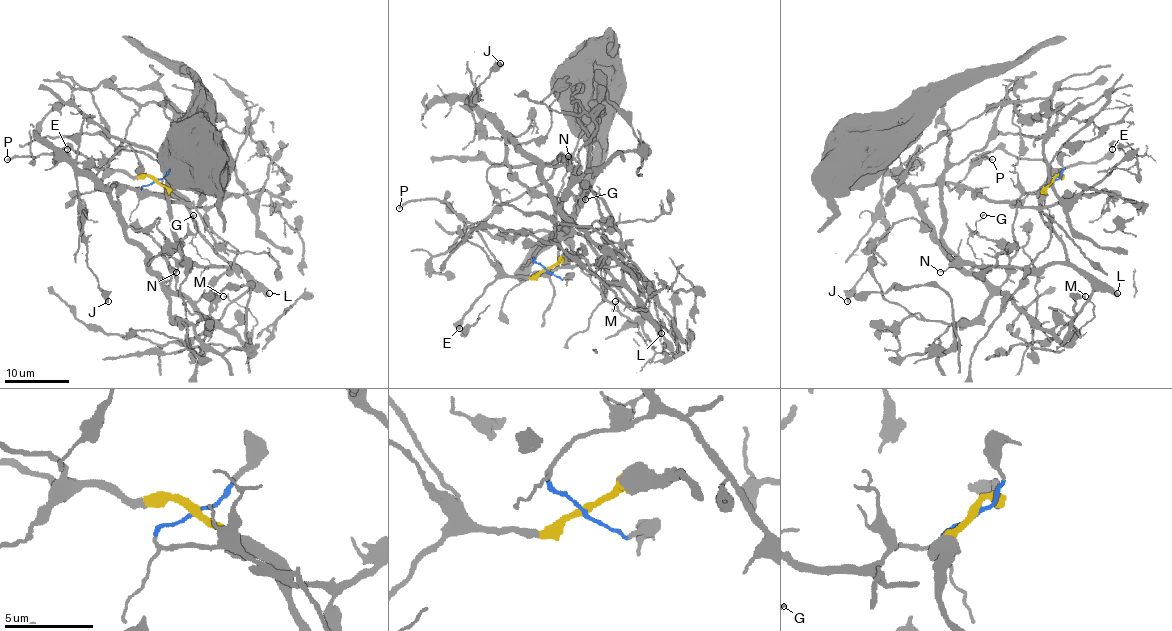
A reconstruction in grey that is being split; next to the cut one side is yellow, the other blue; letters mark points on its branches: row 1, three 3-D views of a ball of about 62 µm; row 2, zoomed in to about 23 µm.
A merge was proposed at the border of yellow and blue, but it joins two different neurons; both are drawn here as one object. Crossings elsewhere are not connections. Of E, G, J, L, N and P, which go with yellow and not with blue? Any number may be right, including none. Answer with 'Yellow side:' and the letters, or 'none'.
Yellow side: E, G, L, P

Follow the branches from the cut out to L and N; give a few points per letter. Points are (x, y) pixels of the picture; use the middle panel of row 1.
L: (547, 269), (581, 256), (602, 279), (618, 282), (660, 334)
N: (547, 269), (534, 253), (565, 238), (570, 222), (512, 171), (502, 132), (545, 166), (570, 164), (568, 156)

